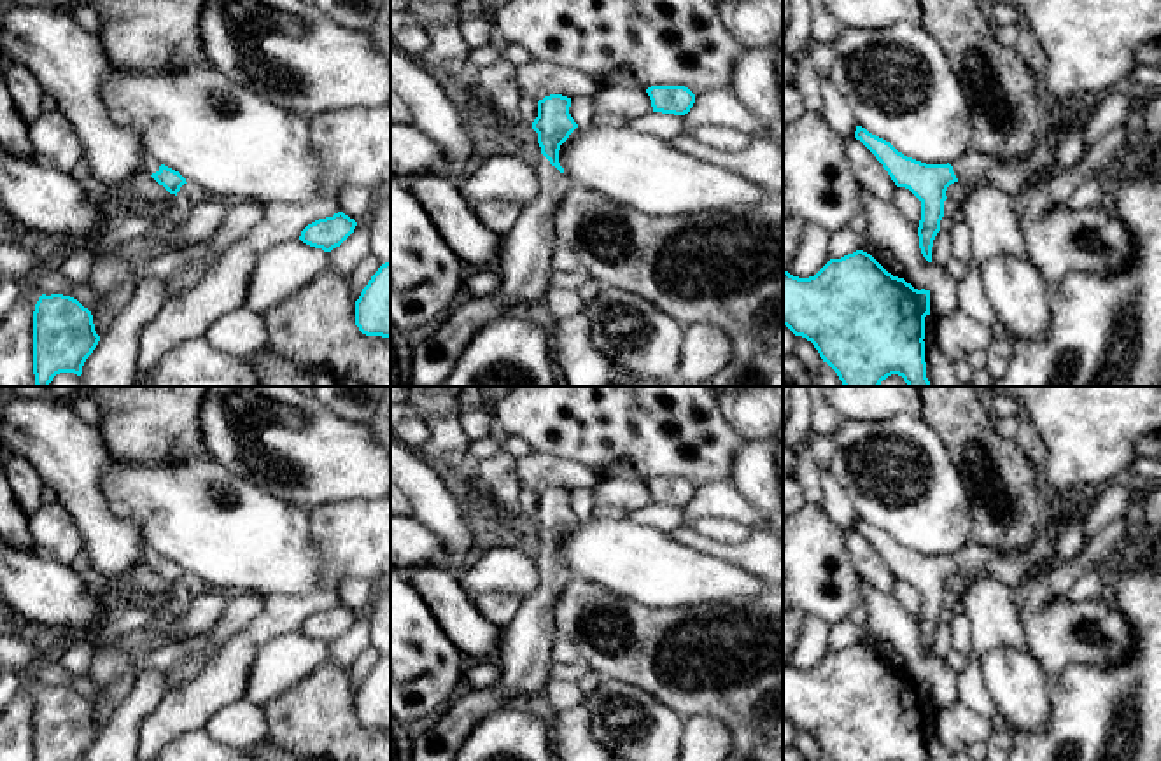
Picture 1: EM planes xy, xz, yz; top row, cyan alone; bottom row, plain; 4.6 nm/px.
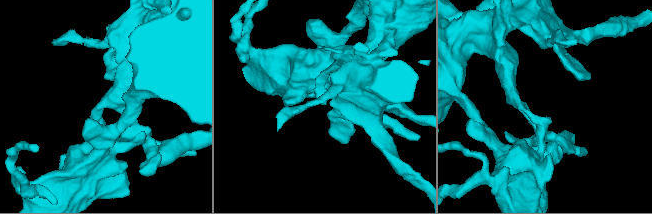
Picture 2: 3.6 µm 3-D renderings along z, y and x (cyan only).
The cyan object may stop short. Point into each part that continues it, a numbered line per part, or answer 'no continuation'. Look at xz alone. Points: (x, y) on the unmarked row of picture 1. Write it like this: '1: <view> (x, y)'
1: xz (526, 646)

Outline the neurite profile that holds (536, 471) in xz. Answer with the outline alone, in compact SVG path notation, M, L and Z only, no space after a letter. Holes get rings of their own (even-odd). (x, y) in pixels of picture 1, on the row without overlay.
M532 451L531 455L517 458L515 476L520 488L531 488L536 493L550 486L594 490L601 483L599 472L590 465L543 451Z

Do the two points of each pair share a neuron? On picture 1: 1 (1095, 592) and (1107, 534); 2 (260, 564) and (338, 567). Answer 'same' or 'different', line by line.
1: different
2: different

